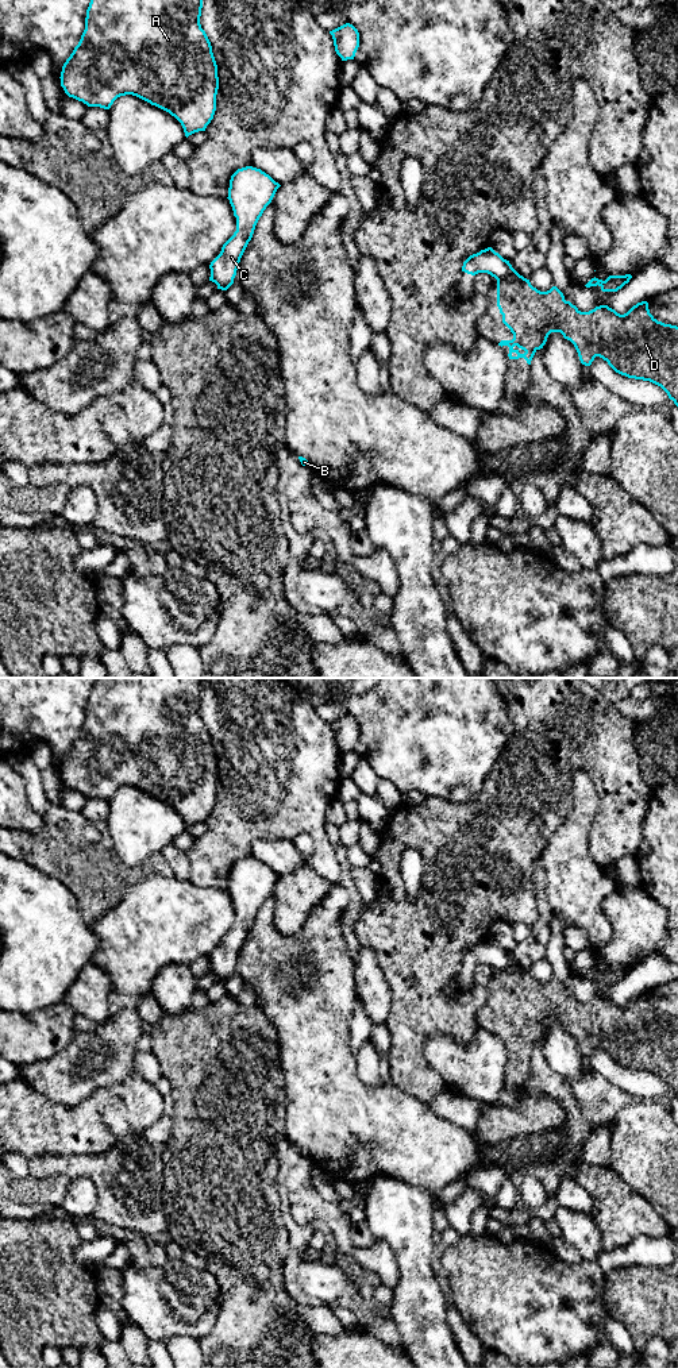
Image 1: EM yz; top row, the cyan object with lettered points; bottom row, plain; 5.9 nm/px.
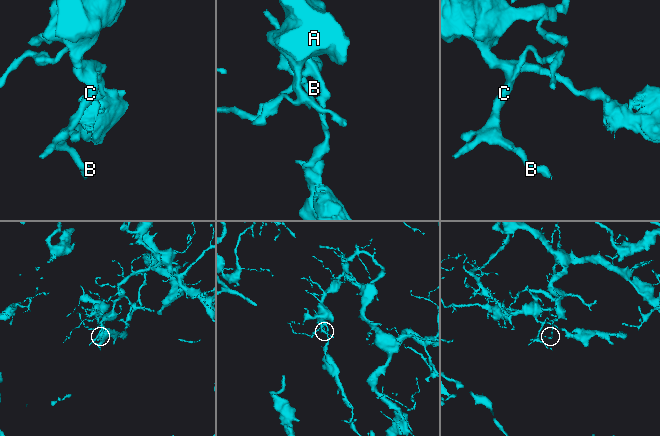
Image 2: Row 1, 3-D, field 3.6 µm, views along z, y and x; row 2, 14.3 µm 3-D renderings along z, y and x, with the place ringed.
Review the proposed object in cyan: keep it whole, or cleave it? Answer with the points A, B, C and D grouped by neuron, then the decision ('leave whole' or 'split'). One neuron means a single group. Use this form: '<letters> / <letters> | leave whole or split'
A B C / D | split

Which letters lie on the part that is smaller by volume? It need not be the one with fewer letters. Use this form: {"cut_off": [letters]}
{"cut_off": ["D"]}

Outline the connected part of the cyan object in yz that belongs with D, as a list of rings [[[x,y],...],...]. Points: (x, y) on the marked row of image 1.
[[[516,271],[497,280],[497,307],[502,315],[502,323],[513,334],[512,340],[498,343],[501,347],[509,347],[509,359],[524,358],[531,365],[535,352],[543,348],[548,335],[560,332],[574,344],[582,365],[590,366],[594,358],[600,357],[621,375],[660,386],[678,406],[678,327],[658,321],[650,313],[647,301],[637,302],[624,315],[608,305],[581,312],[565,300],[556,286],[540,292]]]

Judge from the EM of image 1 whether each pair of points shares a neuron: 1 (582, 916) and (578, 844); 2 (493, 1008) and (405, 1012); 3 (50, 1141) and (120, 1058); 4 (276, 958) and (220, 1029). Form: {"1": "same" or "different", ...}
{"1": "same", "2": "different", "3": "different", "4": "different"}

